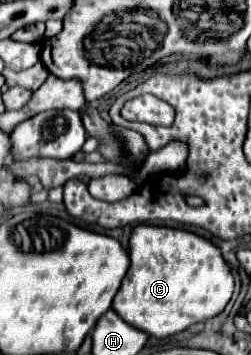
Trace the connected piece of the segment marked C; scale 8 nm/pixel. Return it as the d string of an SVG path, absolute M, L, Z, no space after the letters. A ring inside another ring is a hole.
M139 225L129 241L131 267L113 299L113 309L127 323L153 337L169 337L193 323L217 317L235 287L233 273L221 249L197 233L173 227Z

